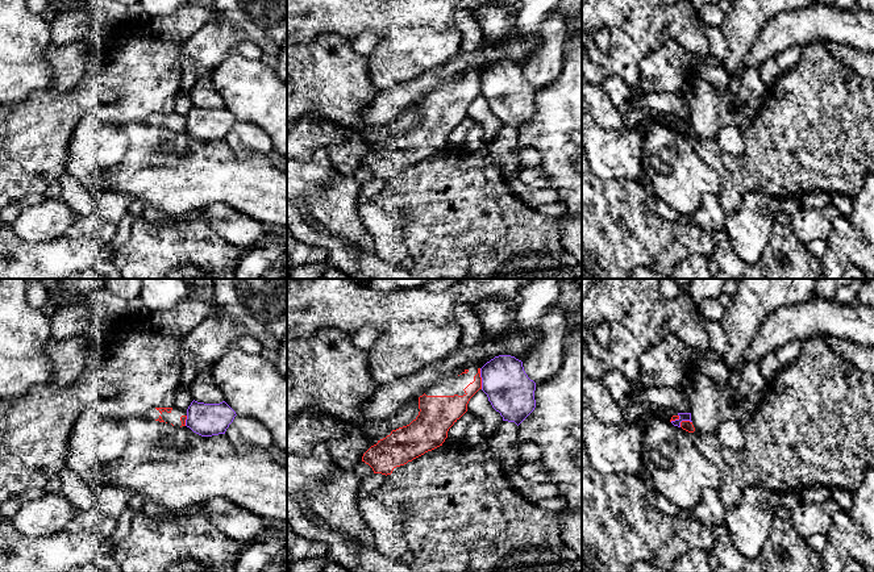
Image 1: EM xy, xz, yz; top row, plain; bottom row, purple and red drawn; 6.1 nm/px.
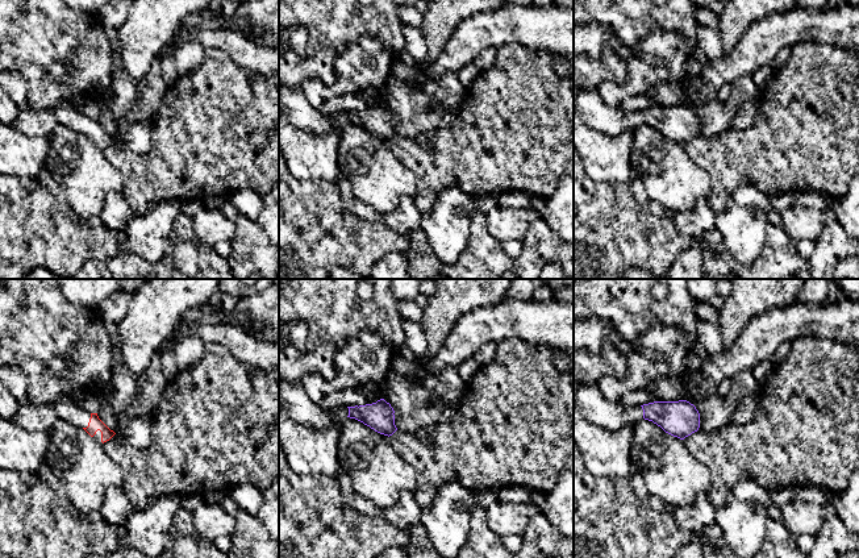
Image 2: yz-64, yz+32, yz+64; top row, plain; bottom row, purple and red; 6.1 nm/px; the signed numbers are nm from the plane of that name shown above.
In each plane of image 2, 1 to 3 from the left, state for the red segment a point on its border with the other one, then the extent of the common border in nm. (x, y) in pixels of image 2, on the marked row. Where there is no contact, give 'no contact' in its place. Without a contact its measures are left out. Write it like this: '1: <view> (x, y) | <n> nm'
1: no contact
2: no contact
3: no contact

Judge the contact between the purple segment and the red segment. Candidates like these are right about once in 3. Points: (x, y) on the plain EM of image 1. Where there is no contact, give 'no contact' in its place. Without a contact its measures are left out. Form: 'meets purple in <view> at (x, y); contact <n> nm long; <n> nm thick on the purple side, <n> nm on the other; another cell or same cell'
meets purple in xz at (482, 84); contact 130 nm long; 280 nm thick on the purple side, 150 nm on the other; another cell

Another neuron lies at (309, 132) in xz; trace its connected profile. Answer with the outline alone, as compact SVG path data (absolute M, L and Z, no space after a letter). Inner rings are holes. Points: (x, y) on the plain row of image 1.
M304 114L287 125L287 158L309 158L316 149L344 143L353 133L320 114Z

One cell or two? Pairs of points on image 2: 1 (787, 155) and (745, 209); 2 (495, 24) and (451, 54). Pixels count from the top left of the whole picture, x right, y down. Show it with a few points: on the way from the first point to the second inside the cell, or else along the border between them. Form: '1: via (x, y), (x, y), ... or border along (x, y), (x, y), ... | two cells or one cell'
1: border along (730, 194), (742, 184), (753, 184), (768, 196) | two cells
2: via (484, 29), (478, 32), (462, 48) | one cell

